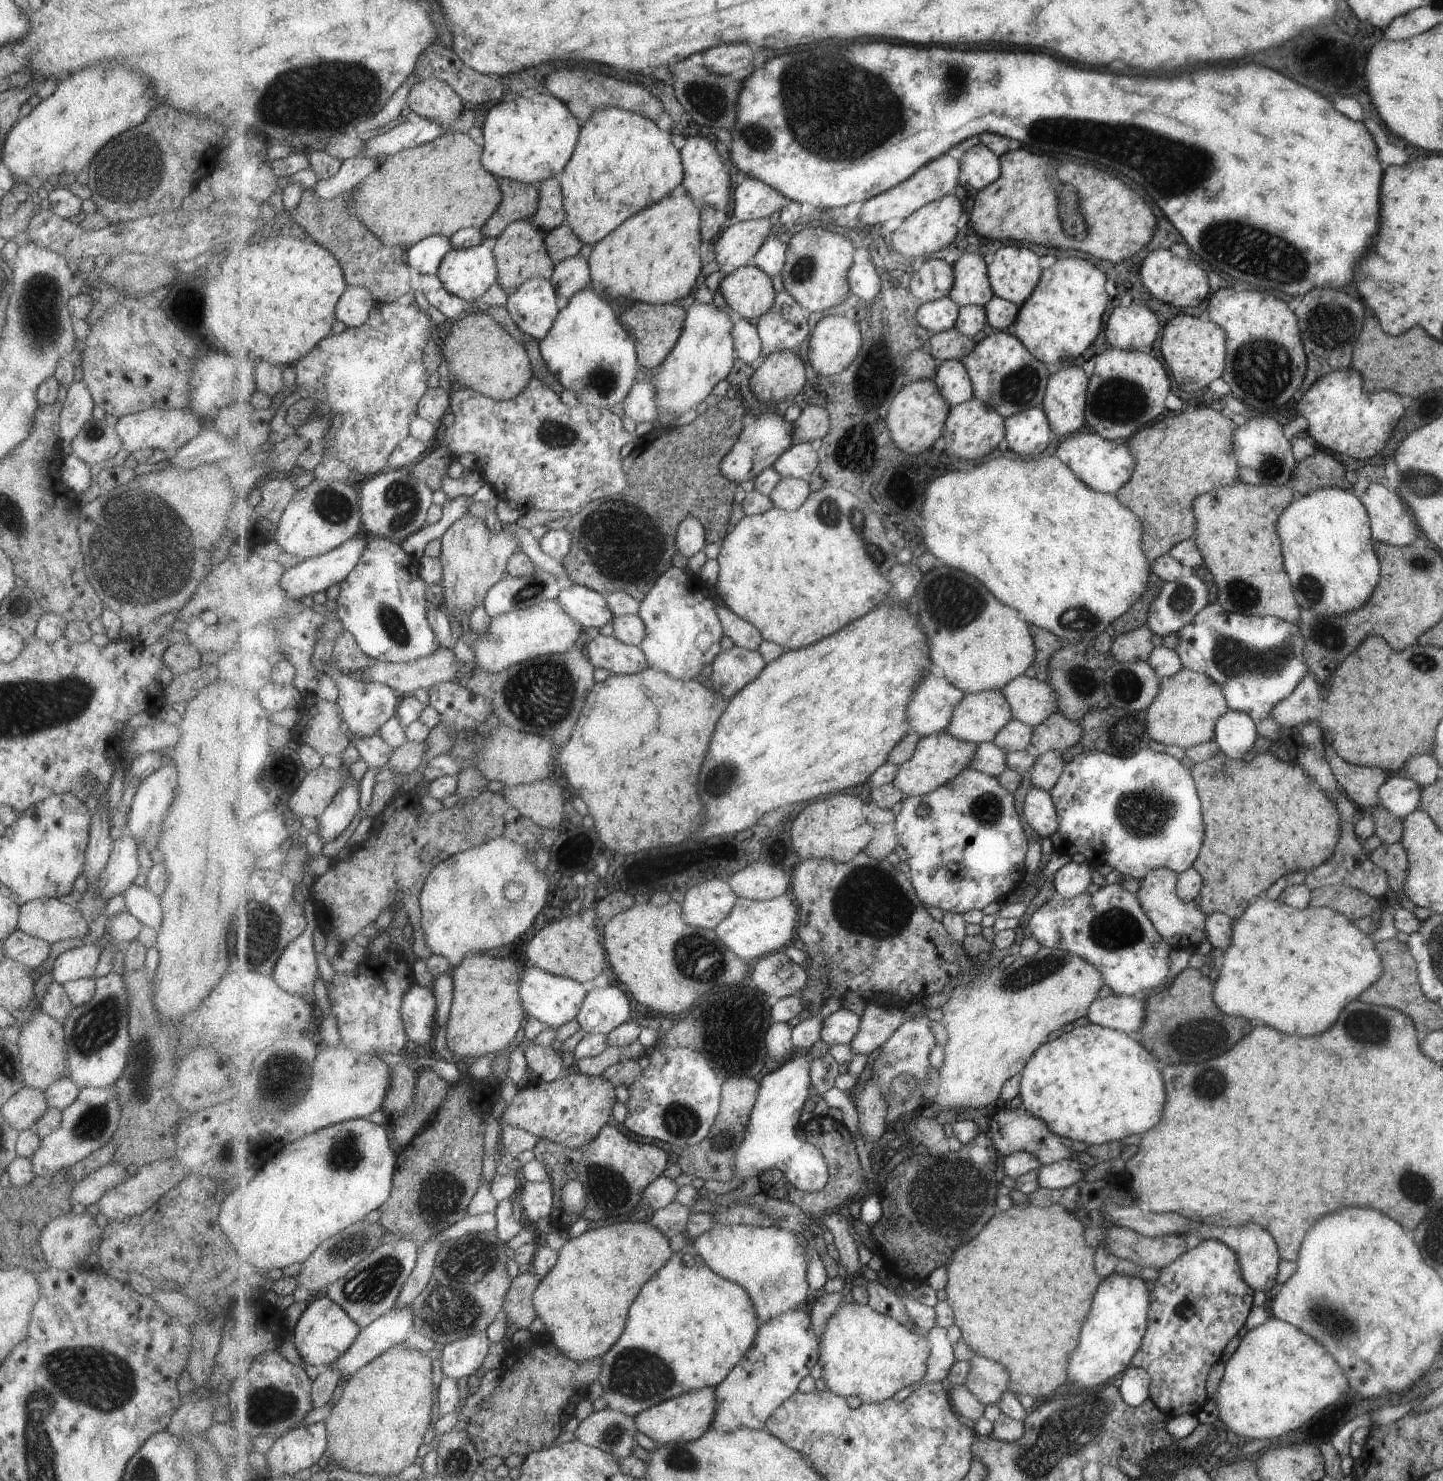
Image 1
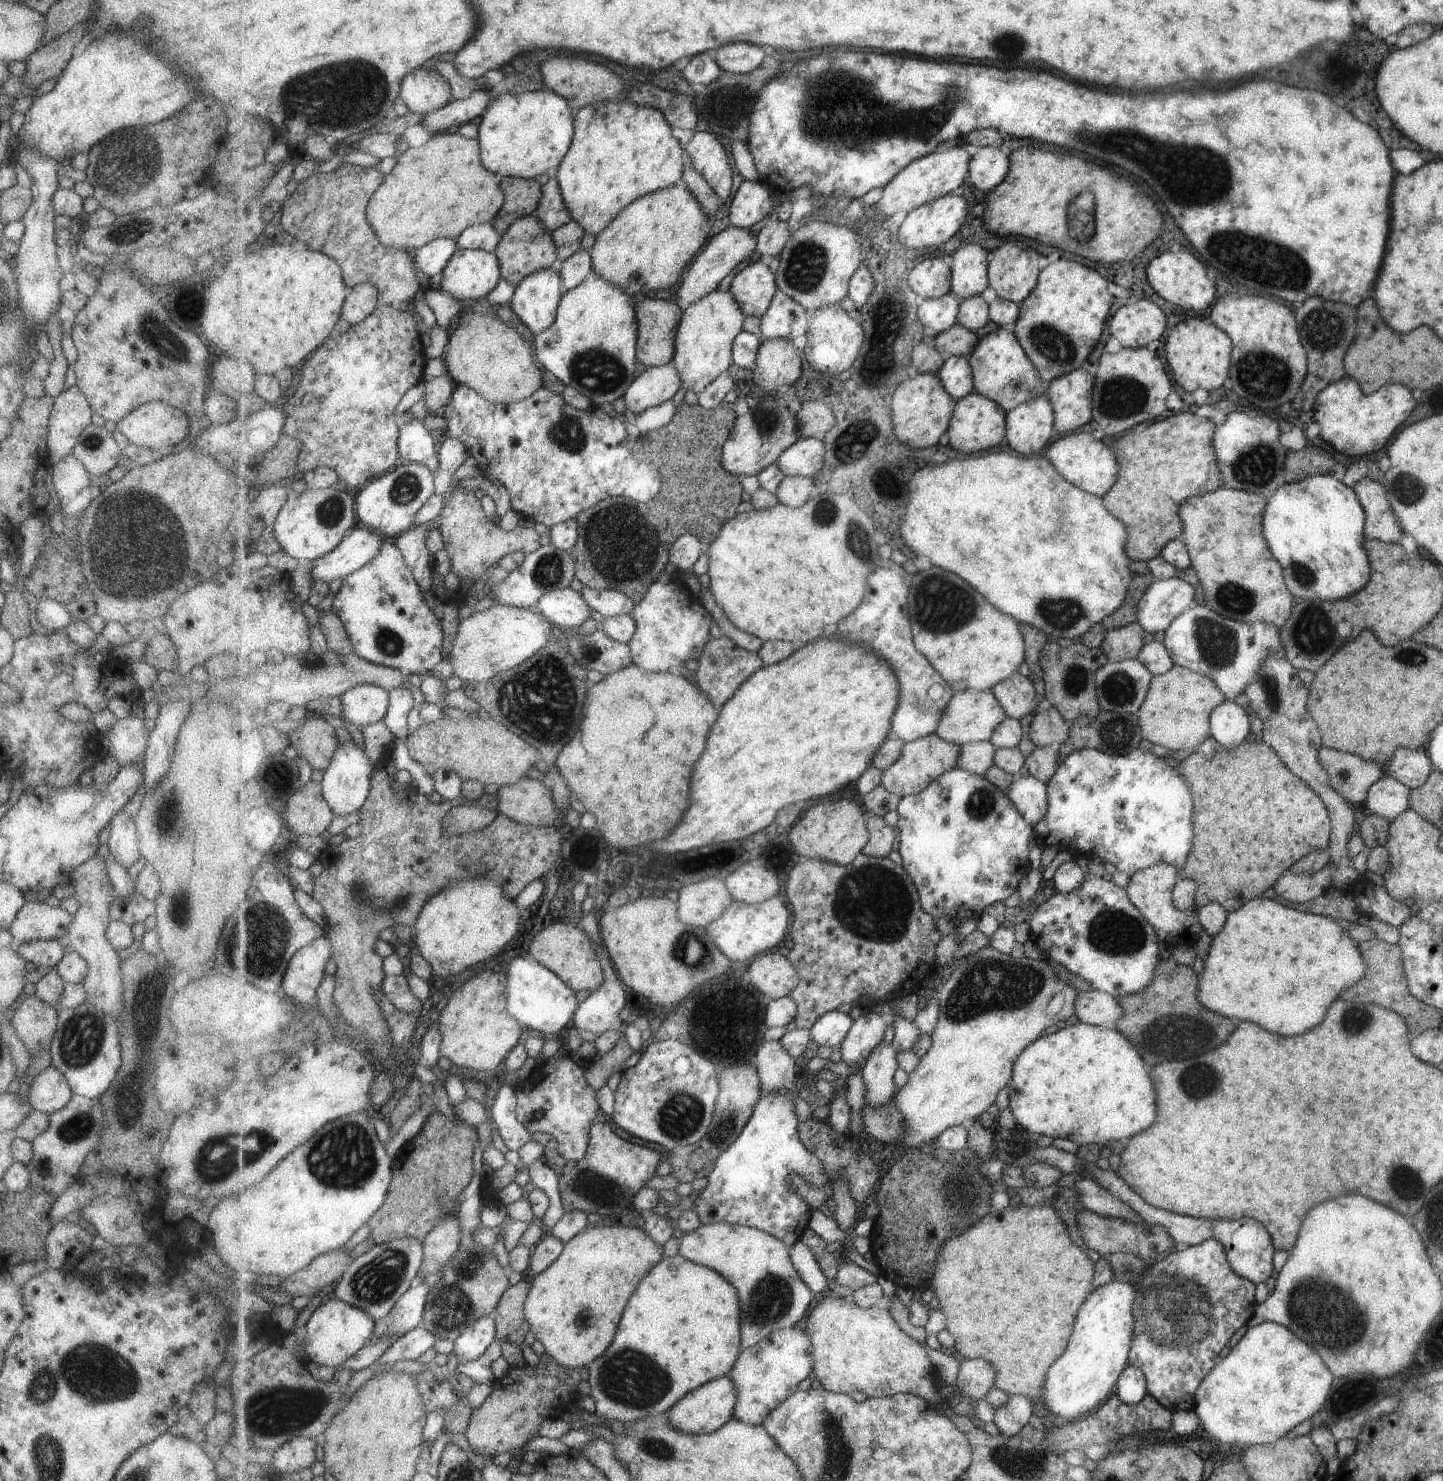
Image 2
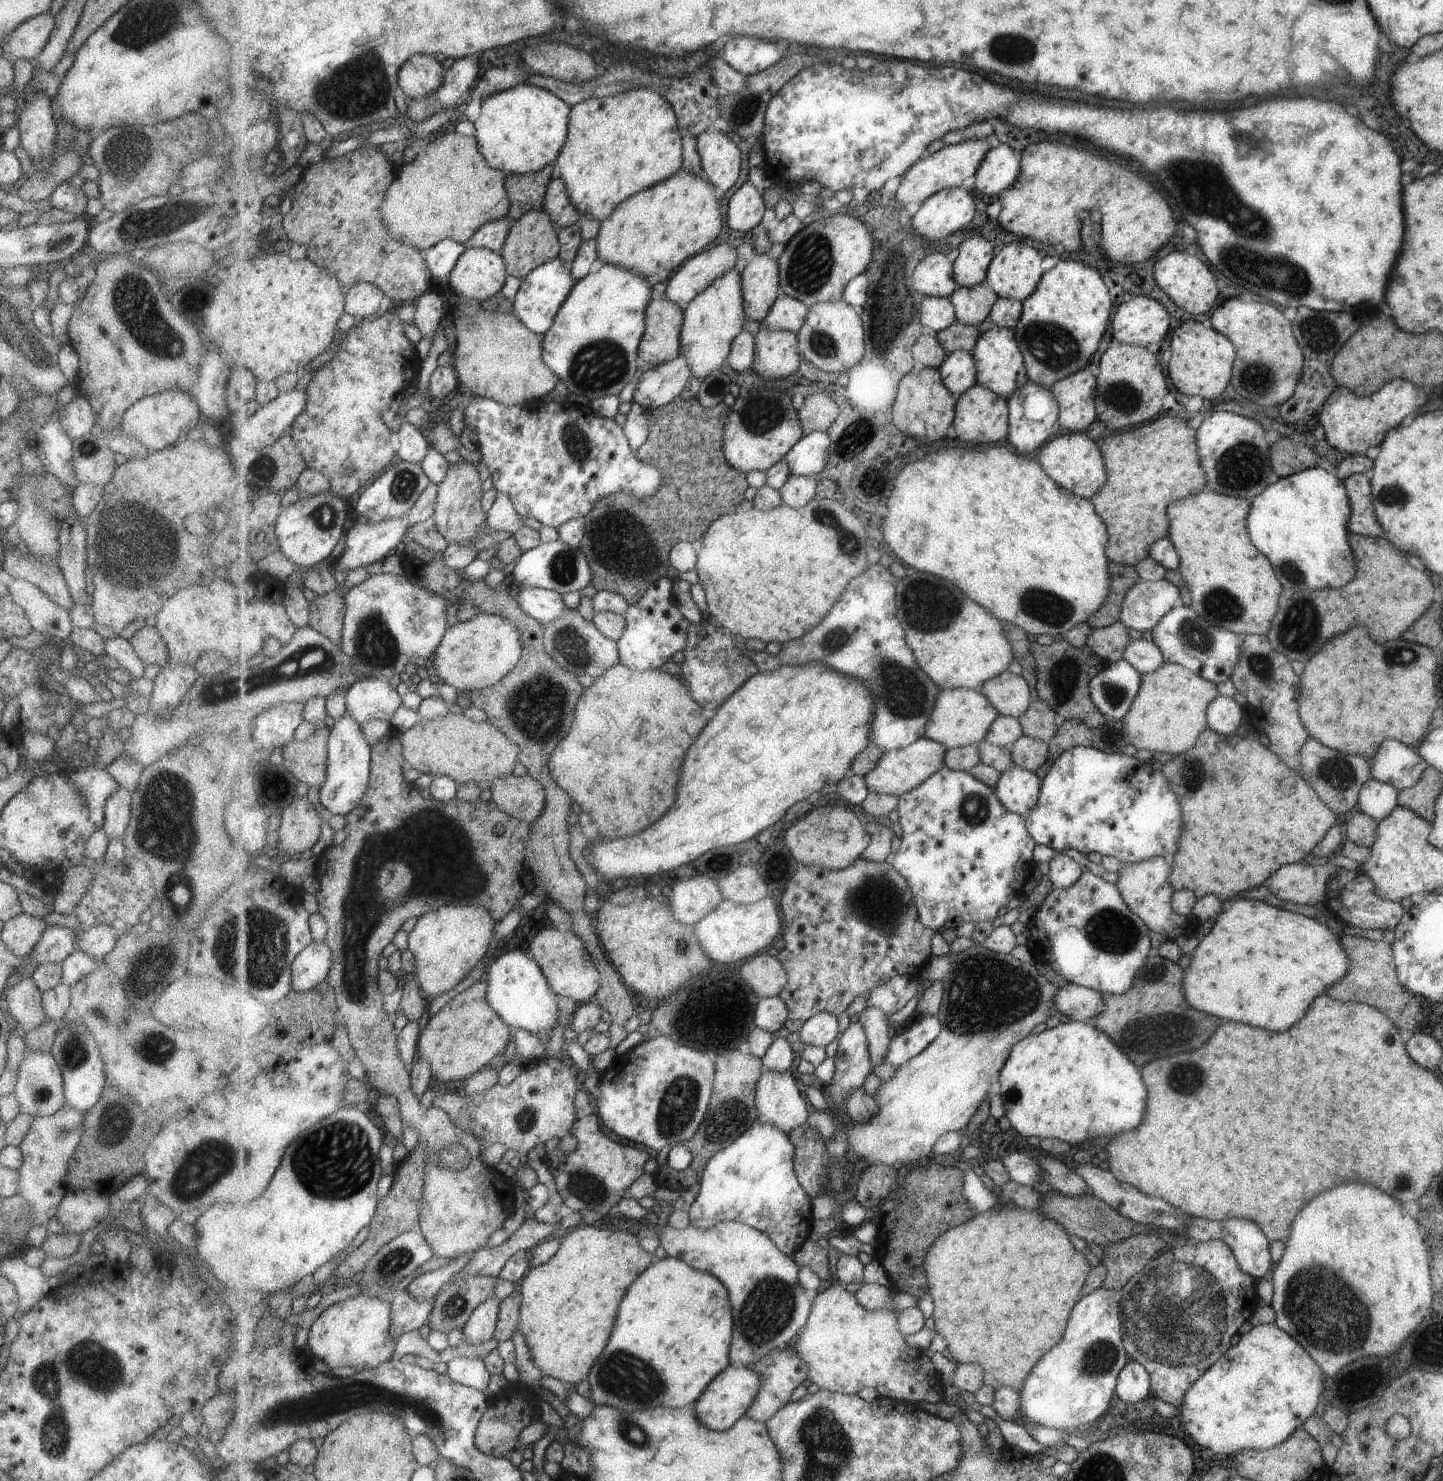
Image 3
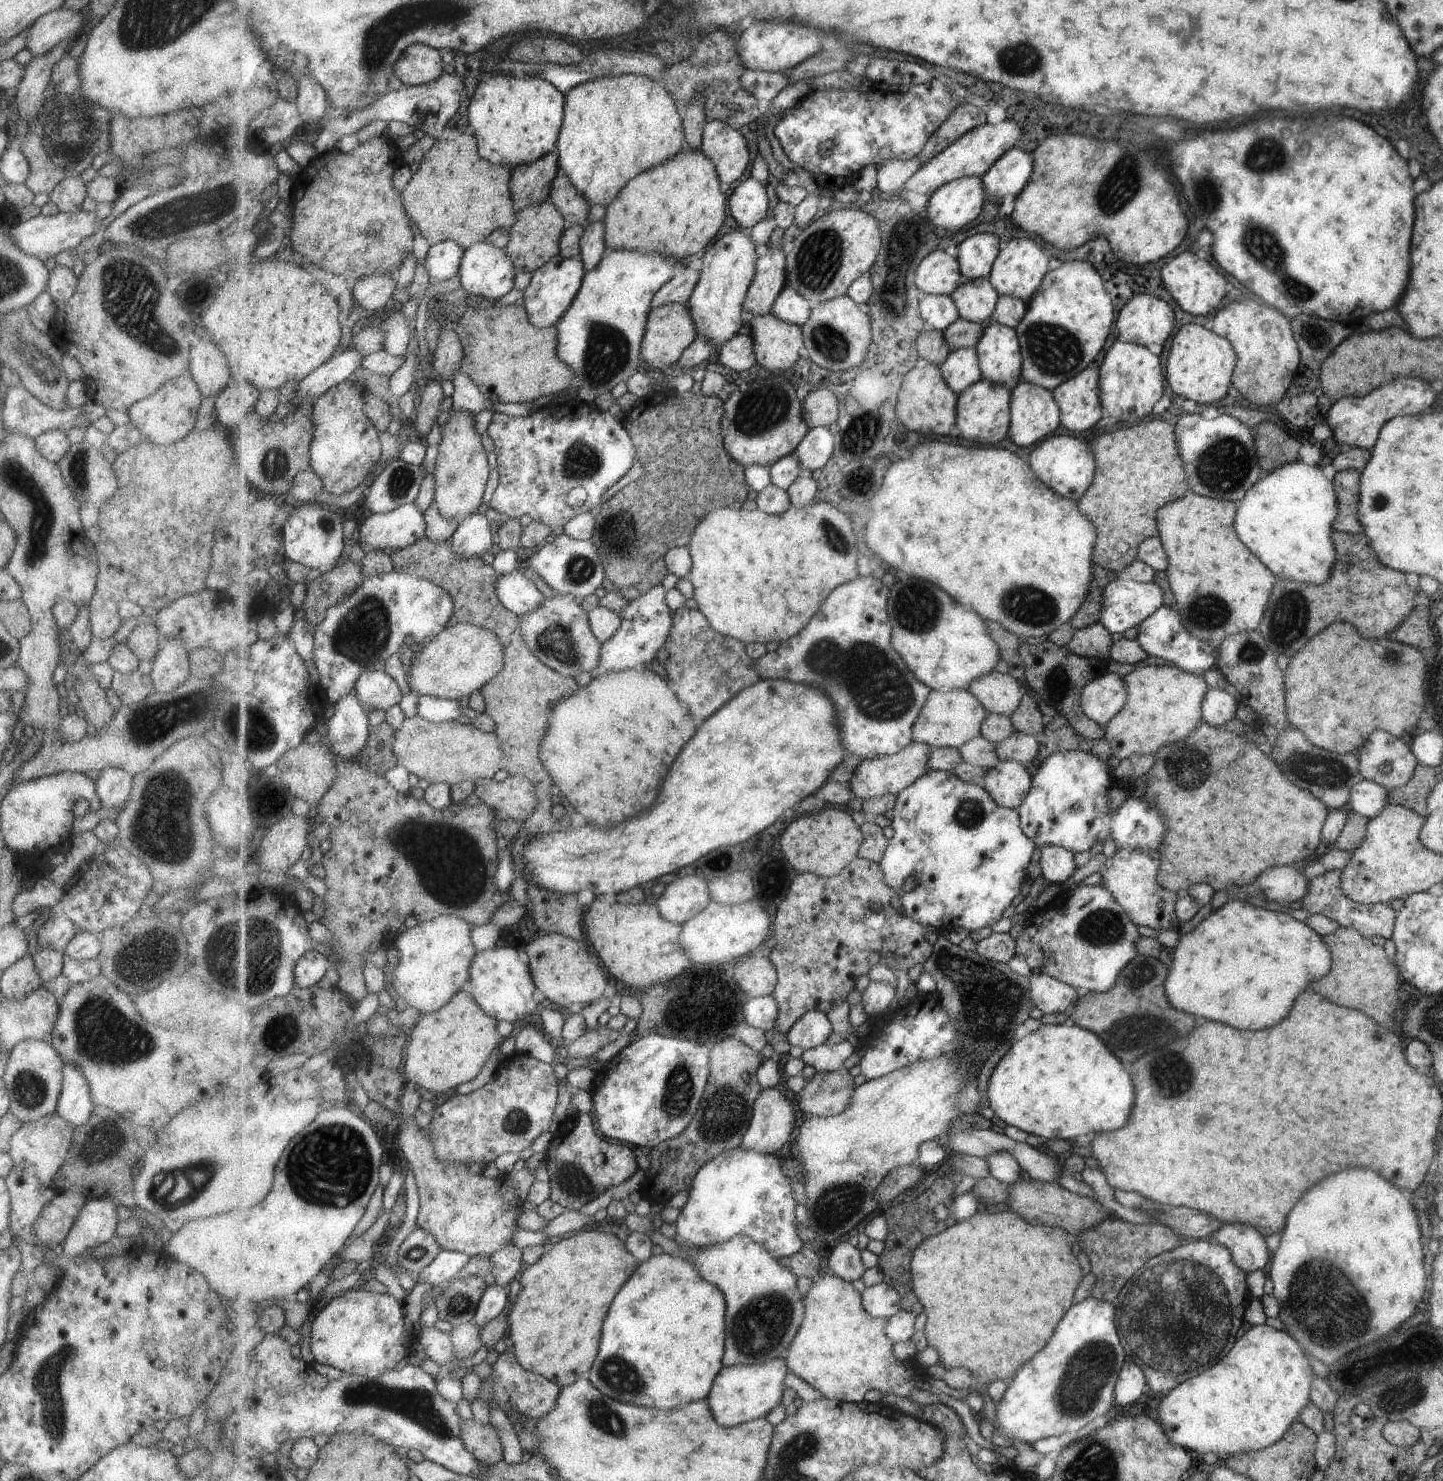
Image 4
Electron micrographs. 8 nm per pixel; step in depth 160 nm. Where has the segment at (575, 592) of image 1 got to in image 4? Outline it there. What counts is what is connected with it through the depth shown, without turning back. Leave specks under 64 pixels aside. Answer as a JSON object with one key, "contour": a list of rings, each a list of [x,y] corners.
{"contour":[[[519,570],[500,575],[496,593],[504,602],[504,606],[520,618],[539,608],[546,599],[537,584]]]}

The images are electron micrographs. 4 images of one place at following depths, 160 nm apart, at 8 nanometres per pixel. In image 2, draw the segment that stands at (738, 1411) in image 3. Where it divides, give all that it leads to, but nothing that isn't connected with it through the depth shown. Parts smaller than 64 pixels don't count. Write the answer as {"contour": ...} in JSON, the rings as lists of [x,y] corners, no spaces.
{"contour":[[[727,1375],[697,1387],[677,1402],[667,1411],[671,1424],[677,1430],[687,1434],[704,1435],[719,1430],[726,1422],[734,1418],[735,1405],[737,1404],[738,1390],[733,1379]]]}

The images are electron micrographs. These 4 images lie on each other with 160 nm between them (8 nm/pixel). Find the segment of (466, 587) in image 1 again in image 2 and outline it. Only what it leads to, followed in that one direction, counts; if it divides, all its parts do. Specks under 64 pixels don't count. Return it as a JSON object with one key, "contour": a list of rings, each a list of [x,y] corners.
{"contour":[[[456,486],[444,503],[439,518],[441,520],[439,528],[446,544],[445,550],[452,560],[451,570],[457,574],[461,584],[466,581],[473,584],[508,554],[521,551],[528,555],[541,547],[541,534],[533,527],[517,526],[510,532],[502,529],[497,520],[490,519],[484,511],[482,499],[477,498],[475,491]]]}

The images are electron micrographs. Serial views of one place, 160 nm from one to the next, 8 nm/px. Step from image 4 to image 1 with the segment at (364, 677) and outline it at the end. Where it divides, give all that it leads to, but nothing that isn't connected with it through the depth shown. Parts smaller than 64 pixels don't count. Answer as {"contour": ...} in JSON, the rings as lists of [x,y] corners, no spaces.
{"contour":[[[333,660],[323,664],[324,666],[318,663],[317,665],[319,670],[329,676],[337,687],[338,694],[335,701],[339,704],[344,726],[353,737],[362,739],[375,736],[386,722],[397,716],[401,700],[399,693],[391,685],[358,681],[343,671],[339,671]]]}

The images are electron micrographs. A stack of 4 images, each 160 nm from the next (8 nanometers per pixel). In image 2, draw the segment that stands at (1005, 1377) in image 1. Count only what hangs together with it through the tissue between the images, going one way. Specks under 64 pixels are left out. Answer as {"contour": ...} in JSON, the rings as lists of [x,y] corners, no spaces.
{"contour":[[[984,1358],[962,1359],[958,1385],[963,1392],[975,1399],[985,1399],[996,1386],[996,1366]]]}

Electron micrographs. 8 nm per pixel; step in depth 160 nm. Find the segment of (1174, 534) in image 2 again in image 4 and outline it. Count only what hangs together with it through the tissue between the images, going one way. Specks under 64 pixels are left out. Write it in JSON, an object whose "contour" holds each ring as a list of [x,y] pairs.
{"contour":[[[1151,417],[1130,428],[1119,428],[1114,432],[1101,434],[1089,443],[1096,458],[1096,478],[1093,484],[1088,486],[1085,498],[1082,495],[1077,504],[1081,504],[1078,510],[1085,510],[1085,514],[1089,514],[1090,521],[1096,526],[1097,538],[1092,550],[1093,564],[1114,573],[1131,565],[1137,560],[1141,542],[1148,537],[1158,536],[1156,513],[1160,506],[1176,501],[1187,493],[1184,464],[1178,453],[1174,430],[1175,426],[1167,423],[1166,417]]]}

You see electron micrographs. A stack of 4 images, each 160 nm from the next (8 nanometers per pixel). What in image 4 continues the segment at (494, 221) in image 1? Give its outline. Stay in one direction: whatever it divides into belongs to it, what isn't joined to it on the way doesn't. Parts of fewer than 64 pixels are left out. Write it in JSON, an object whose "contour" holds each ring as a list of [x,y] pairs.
{"contour":[[[555,150],[533,165],[521,165],[513,169],[510,191],[517,210],[521,211],[526,206],[536,205],[550,197],[559,167],[559,153]]]}

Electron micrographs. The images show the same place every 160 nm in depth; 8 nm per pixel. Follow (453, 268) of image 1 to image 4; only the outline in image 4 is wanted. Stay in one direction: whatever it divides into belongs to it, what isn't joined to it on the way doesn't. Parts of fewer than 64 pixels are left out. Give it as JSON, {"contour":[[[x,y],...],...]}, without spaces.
{"contour":[[[481,241],[464,249],[458,276],[467,292],[496,301],[513,290],[517,273],[506,248]]]}

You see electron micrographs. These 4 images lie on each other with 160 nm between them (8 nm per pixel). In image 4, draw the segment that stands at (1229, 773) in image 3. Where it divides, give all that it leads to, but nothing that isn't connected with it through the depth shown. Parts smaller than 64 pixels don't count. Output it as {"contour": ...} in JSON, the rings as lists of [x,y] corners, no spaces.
{"contour":[[[1207,723],[1197,725],[1181,741],[1165,745],[1156,752],[1155,761],[1145,774],[1144,797],[1152,809],[1161,806],[1161,810],[1165,810],[1165,818],[1169,818],[1169,838],[1165,838],[1164,834],[1161,845],[1156,850],[1160,857],[1157,882],[1165,889],[1173,890],[1179,894],[1183,894],[1189,886],[1197,884],[1197,882],[1205,882],[1205,884],[1213,886],[1215,890],[1227,888],[1231,884],[1235,884],[1235,886],[1251,884],[1257,878],[1257,874],[1263,872],[1265,868],[1281,866],[1281,864],[1293,864],[1293,862],[1303,860],[1305,856],[1309,856],[1317,848],[1321,824],[1323,824],[1327,816],[1327,808],[1319,802],[1319,799],[1309,794],[1307,790],[1299,790],[1295,784],[1287,782],[1287,778],[1277,768],[1277,764],[1269,756],[1261,754],[1253,741],[1250,741],[1245,736],[1235,735],[1222,727],[1214,727]]]}

